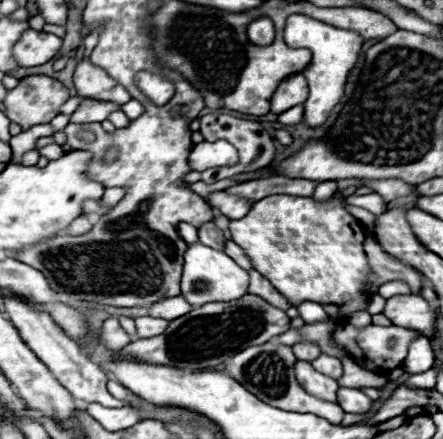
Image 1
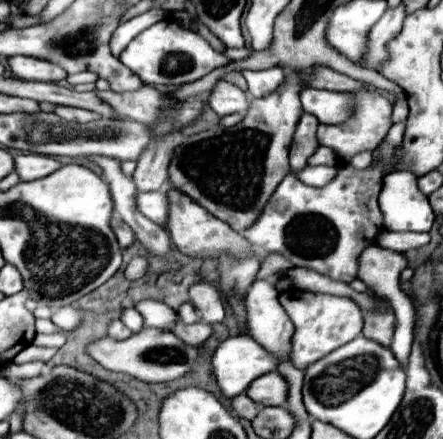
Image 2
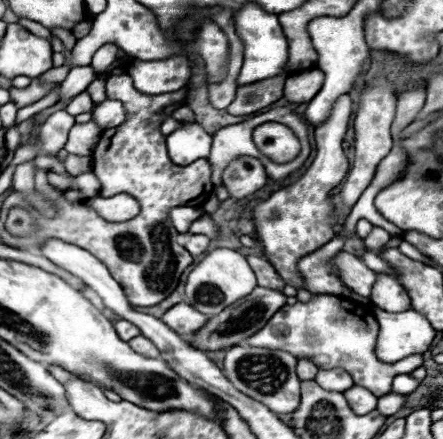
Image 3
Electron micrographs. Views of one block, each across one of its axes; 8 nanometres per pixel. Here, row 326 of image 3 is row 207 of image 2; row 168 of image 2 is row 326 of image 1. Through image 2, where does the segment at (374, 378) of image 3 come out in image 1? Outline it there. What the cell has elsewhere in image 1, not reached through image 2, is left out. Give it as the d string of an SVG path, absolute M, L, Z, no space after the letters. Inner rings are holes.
M340 324L334 332L334 340L338 346L346 348L346 352L350 352L352 360L374 372L374 374L388 374L392 372L394 368L398 368L404 358L406 358L406 352L408 352L408 344L410 340L414 338L414 332L408 330L408 328L400 328L400 326L376 326L376 324L370 324L366 328L356 328L356 326L350 326L350 324ZM390 340L396 340L396 344L392 346Z

